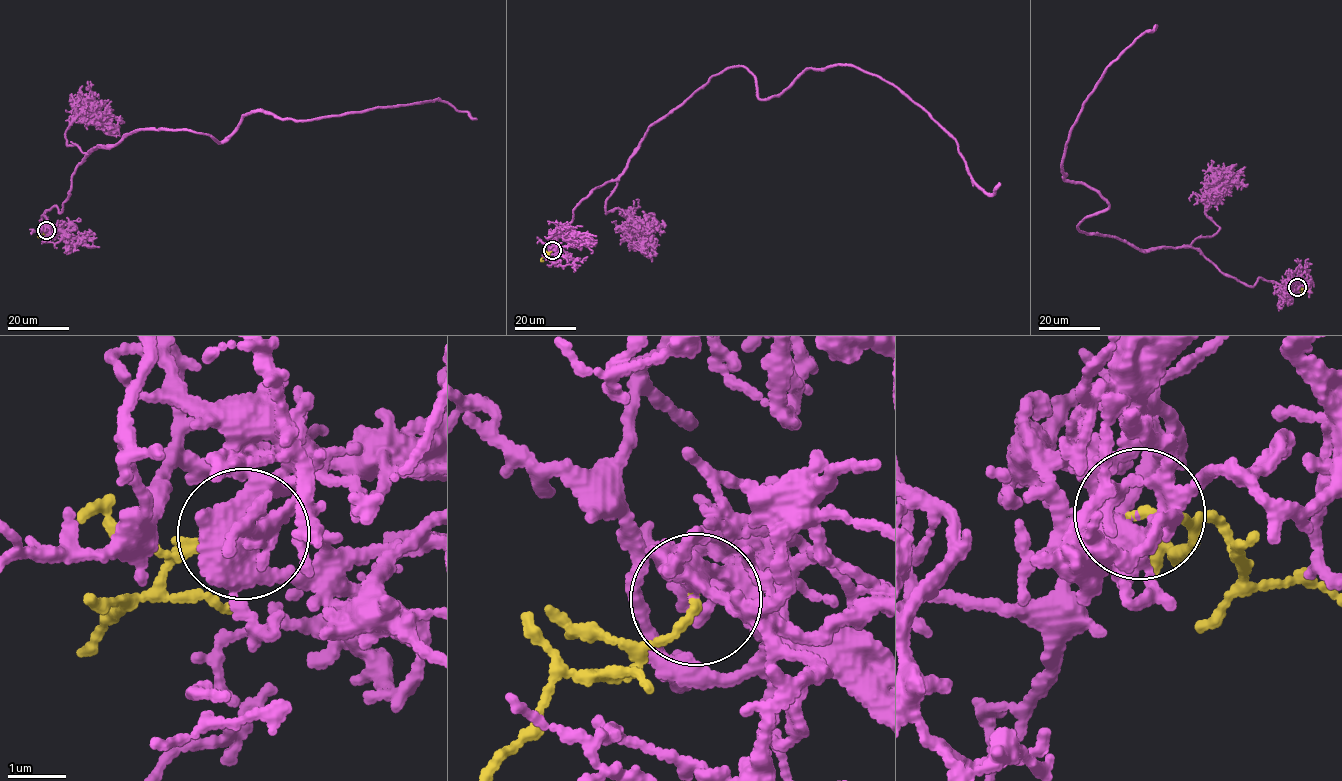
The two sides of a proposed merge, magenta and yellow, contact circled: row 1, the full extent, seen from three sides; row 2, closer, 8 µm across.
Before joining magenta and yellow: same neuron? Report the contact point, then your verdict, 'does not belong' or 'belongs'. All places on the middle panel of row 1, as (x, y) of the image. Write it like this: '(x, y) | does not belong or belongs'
(552, 250) | belongs

